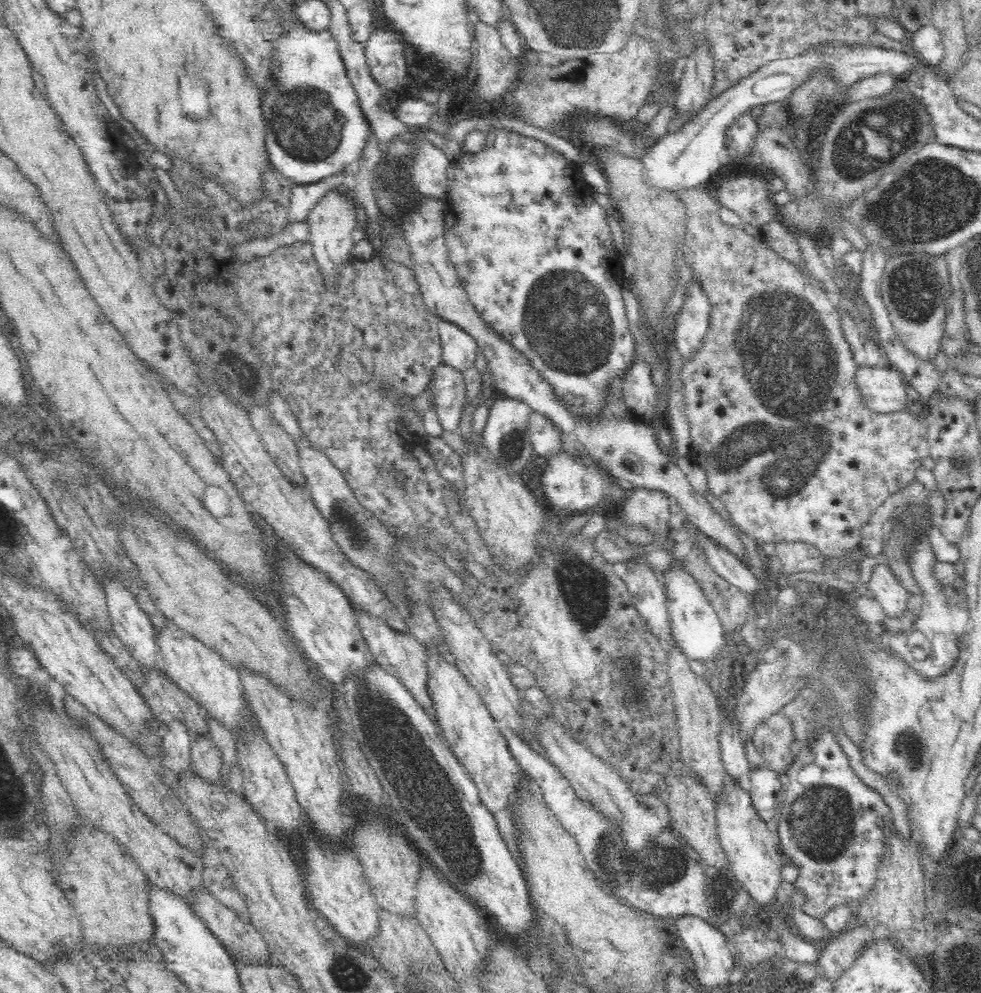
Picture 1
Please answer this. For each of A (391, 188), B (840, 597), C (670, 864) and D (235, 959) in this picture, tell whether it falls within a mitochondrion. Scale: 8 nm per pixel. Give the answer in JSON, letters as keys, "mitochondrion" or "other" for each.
{"A":"mitochondrion","B":"other","C":"mitochondrion","D":"other"}

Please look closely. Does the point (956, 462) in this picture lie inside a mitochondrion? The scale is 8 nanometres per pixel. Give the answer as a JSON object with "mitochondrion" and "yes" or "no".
{"mitochondrion":"yes"}

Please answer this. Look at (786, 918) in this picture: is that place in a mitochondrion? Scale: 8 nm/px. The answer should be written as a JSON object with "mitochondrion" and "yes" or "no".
{"mitochondrion":"no"}

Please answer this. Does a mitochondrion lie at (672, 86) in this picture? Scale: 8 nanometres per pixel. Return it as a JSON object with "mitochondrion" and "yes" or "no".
{"mitochondrion":"no"}

